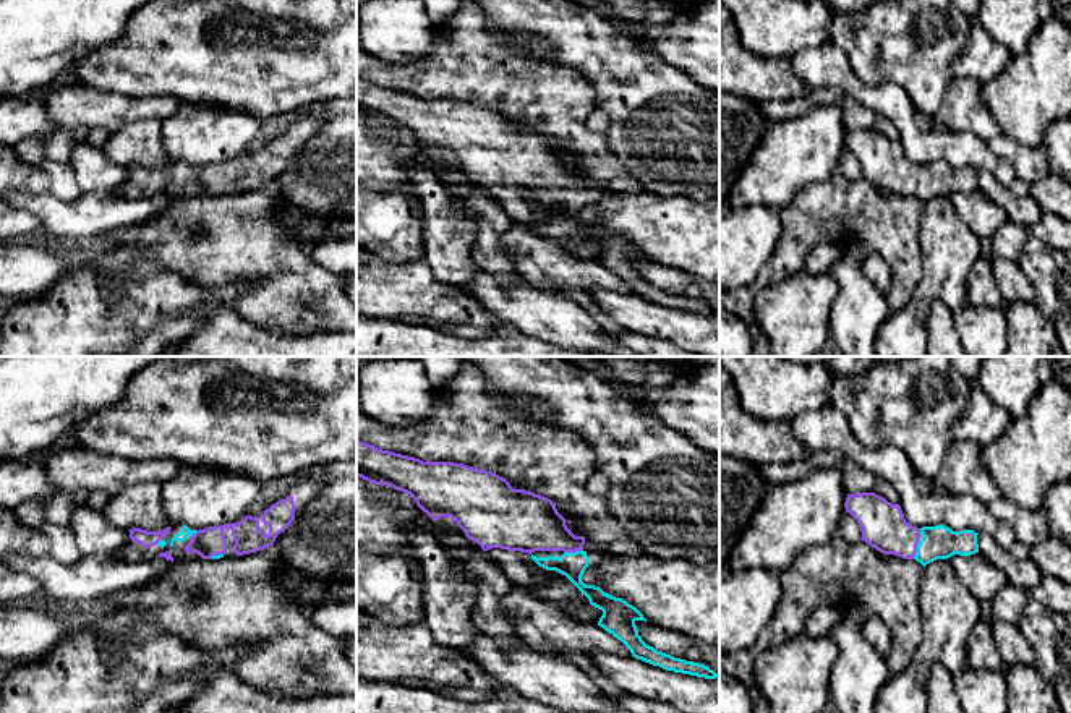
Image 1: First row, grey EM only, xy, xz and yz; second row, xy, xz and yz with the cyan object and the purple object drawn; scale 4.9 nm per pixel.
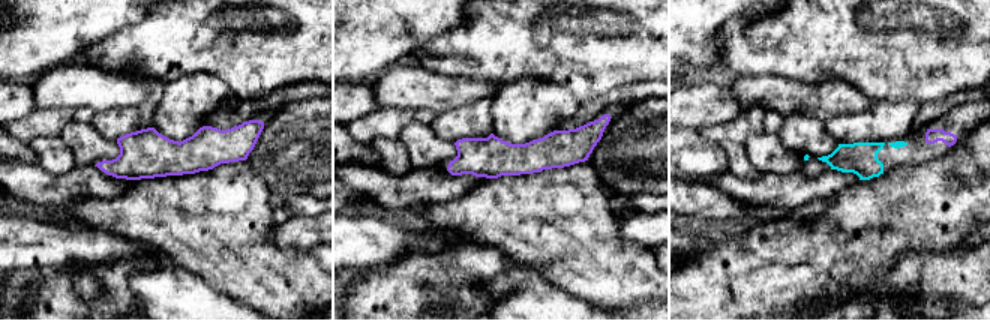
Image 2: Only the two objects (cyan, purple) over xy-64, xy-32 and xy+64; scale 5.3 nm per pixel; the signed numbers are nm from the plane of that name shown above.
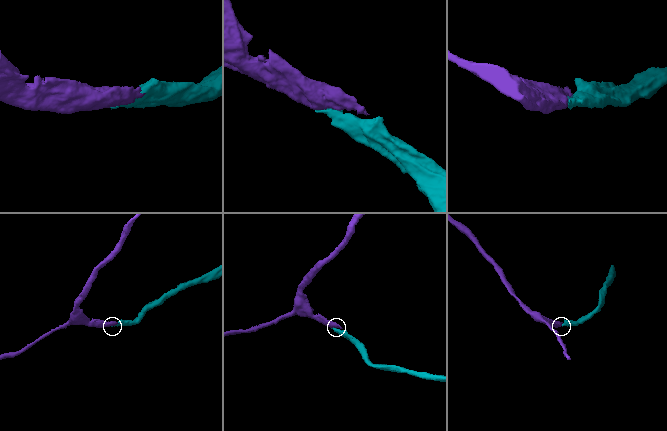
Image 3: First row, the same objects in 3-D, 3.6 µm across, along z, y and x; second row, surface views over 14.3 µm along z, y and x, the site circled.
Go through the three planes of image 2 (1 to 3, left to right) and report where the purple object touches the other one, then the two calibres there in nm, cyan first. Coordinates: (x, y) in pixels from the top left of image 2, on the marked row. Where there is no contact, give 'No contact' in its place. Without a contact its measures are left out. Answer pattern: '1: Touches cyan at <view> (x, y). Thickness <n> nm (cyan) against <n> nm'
1: No contact
2: No contact
3: No contact

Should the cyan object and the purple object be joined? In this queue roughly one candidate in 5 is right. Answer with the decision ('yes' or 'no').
yes

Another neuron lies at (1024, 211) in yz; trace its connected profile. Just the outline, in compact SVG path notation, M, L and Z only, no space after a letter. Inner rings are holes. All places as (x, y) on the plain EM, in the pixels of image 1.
M987 170L977 172L979 190L998 207L1001 207L1008 219L1021 227L1035 227L1042 217L1042 209L1030 196L1014 194L1003 186Z

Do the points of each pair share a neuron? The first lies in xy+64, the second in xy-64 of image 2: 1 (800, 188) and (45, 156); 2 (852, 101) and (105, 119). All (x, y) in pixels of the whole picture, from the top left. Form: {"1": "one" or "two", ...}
{"1": "two", "2": "two"}

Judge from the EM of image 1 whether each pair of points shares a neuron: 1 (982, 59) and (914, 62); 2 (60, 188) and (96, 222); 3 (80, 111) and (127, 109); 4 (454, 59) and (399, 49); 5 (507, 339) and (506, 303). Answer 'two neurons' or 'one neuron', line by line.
1: two neurons
2: two neurons
3: one neuron
4: two neurons
5: two neurons

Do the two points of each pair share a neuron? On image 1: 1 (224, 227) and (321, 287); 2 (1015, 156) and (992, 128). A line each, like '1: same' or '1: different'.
1: same
2: different

